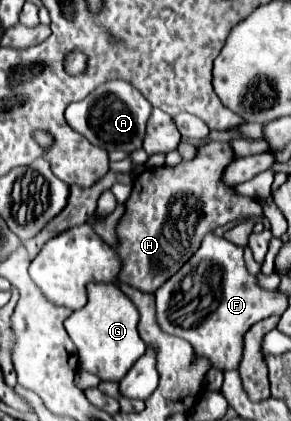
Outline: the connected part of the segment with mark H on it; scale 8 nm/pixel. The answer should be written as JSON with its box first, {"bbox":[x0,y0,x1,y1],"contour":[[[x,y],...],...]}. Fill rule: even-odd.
{"bbox":[118,141,264,293],"contour":[[[208,141],[198,149],[194,161],[182,161],[176,167],[144,169],[132,185],[132,195],[126,201],[126,213],[118,223],[118,247],[122,257],[122,273],[118,281],[128,283],[144,293],[154,293],[172,273],[186,263],[202,243],[202,237],[238,219],[264,217],[262,205],[254,197],[238,195],[222,181],[226,165],[236,159],[230,143]],[[188,209],[190,225],[188,229]]]}

